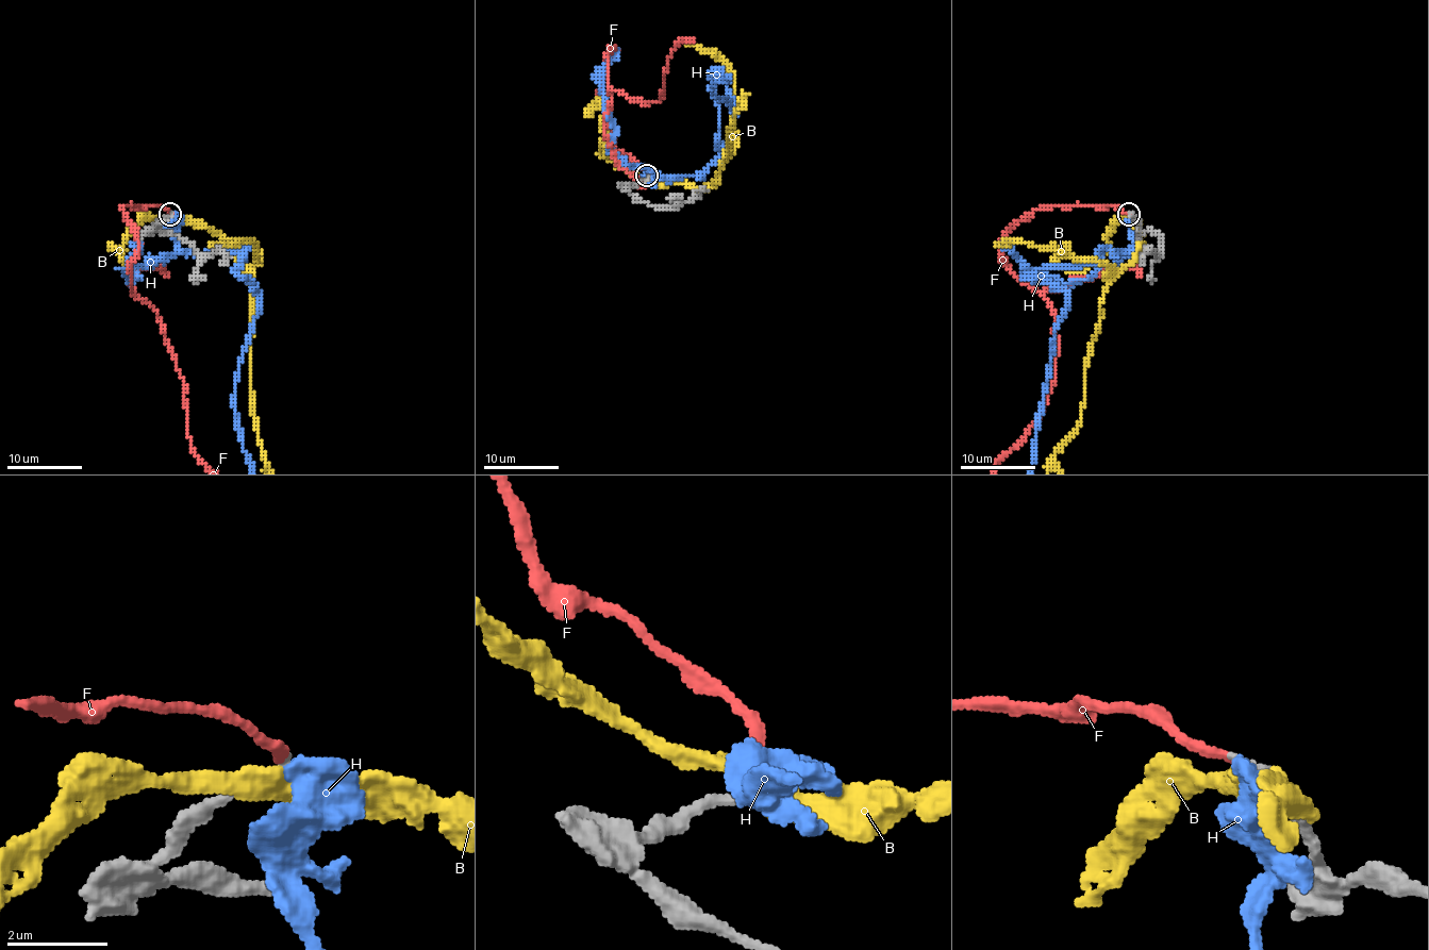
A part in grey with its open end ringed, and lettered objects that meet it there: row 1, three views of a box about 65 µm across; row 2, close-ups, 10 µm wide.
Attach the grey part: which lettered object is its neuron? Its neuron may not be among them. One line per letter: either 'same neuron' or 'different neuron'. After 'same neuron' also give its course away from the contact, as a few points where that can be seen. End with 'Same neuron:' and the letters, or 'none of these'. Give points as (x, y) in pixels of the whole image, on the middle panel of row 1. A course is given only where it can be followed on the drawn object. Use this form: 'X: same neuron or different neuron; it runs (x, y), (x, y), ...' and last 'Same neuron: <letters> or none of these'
B: different neuron
F: same neuron
H: different neuron
Same neuron: F

